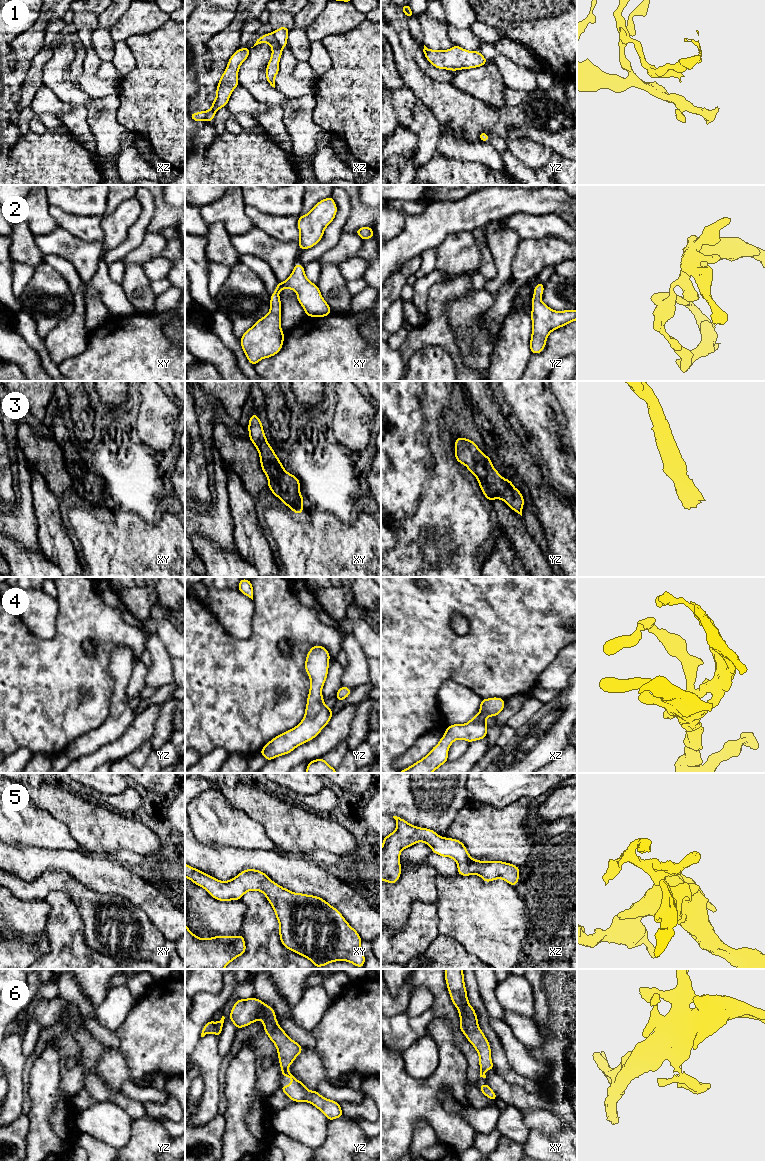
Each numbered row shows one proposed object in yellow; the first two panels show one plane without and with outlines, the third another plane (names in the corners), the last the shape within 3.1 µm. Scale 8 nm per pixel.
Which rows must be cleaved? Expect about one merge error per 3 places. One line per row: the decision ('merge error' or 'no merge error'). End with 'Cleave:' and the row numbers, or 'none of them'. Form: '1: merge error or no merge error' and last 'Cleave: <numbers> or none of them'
1: merge error
2: no merge error
3: no merge error
4: no merge error
5: no merge error
6: no merge error
Cleave: 1

